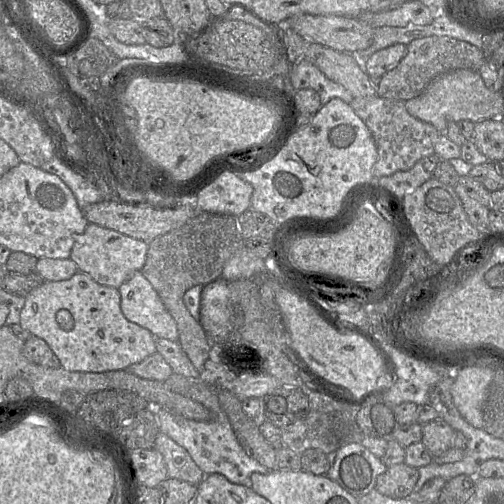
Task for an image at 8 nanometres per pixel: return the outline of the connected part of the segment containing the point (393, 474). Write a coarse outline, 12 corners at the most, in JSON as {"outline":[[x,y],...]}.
{"outline":[[400,463],[380,474],[375,490],[392,499],[408,497],[417,468]]}

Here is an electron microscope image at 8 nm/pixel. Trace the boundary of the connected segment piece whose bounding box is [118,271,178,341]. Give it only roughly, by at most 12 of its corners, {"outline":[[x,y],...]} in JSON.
{"outline":[[141,271],[118,290],[129,321],[178,341],[176,321]]}

